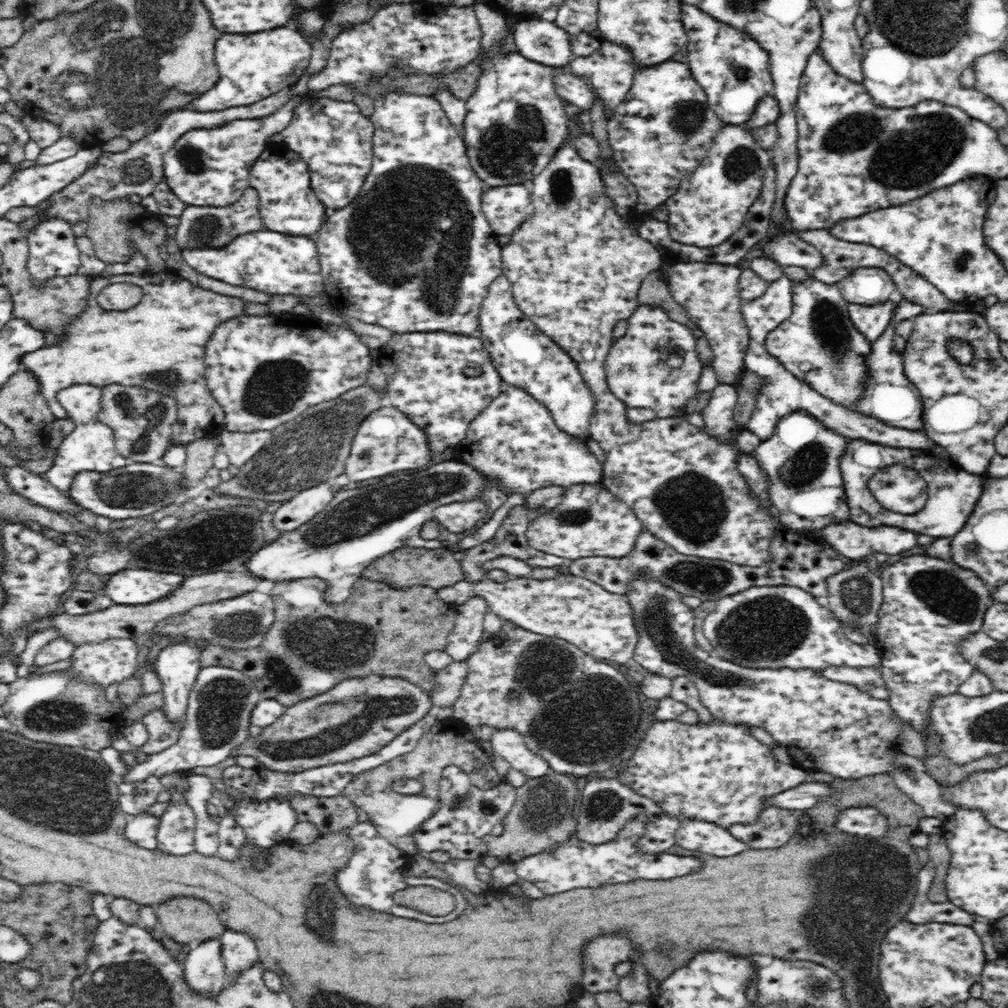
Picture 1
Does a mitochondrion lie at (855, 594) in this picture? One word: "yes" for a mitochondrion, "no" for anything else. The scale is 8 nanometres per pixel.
yes

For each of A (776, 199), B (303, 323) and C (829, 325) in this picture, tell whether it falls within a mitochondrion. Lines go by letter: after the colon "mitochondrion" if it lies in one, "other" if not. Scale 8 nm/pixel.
A: other
B: other
C: mitochondrion

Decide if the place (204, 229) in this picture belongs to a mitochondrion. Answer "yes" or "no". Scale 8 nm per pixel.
yes

